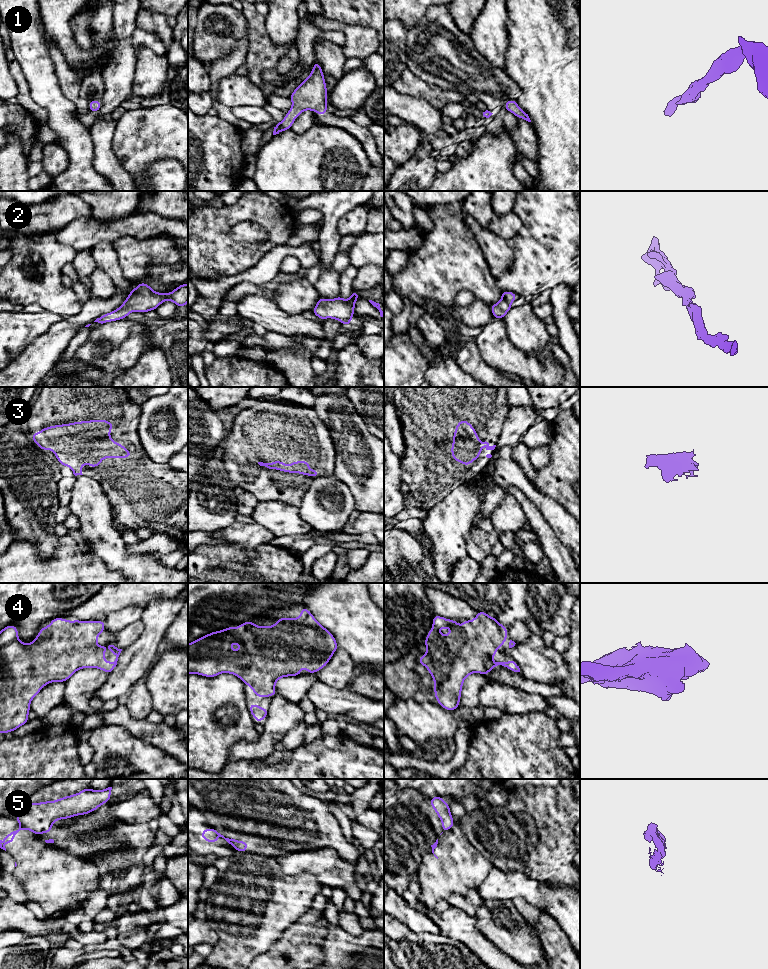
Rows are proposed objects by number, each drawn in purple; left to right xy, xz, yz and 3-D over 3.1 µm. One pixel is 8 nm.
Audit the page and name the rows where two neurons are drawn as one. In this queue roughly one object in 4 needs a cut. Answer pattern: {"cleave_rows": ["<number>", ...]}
{"cleave_rows": ["5"]}

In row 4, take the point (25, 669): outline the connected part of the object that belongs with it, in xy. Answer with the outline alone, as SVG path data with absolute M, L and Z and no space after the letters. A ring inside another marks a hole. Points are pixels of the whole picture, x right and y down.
M53 618L51 623L47 627L42 627L35 637L35 640L30 642L29 644L25 644L20 641L18 638L18 628L15 625L8 625L4 627L0 631L0 733L6 734L7 732L14 732L16 729L26 724L29 721L28 714L30 712L30 703L33 698L41 691L41 689L51 682L66 682L76 671L82 668L98 668L103 670L108 675L115 669L118 661L118 657L122 651L122 649L117 648L111 642L108 642L106 645L98 646L97 645L97 637L101 635L101 633L105 630L105 621L94 621L93 619L90 621L81 621L81 620L73 620L68 621L65 618ZM109 647L111 650L111 654L116 656L114 662L106 662L105 661L105 648Z

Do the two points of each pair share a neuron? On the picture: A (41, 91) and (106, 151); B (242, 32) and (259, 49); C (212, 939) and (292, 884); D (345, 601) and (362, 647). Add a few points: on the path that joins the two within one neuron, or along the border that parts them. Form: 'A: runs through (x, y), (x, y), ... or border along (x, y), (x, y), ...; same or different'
A: border along (88, 129), (93, 143), (92, 162); different
B: border along (242, 14), (246, 22), (248, 38); different
C: border along (219, 932), (219, 939), (213, 945); different
D: runs through (348, 612), (362, 629), (362, 636); same

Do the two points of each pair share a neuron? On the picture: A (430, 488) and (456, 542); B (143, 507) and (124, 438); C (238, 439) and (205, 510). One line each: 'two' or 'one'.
A: two
B: one
C: two

